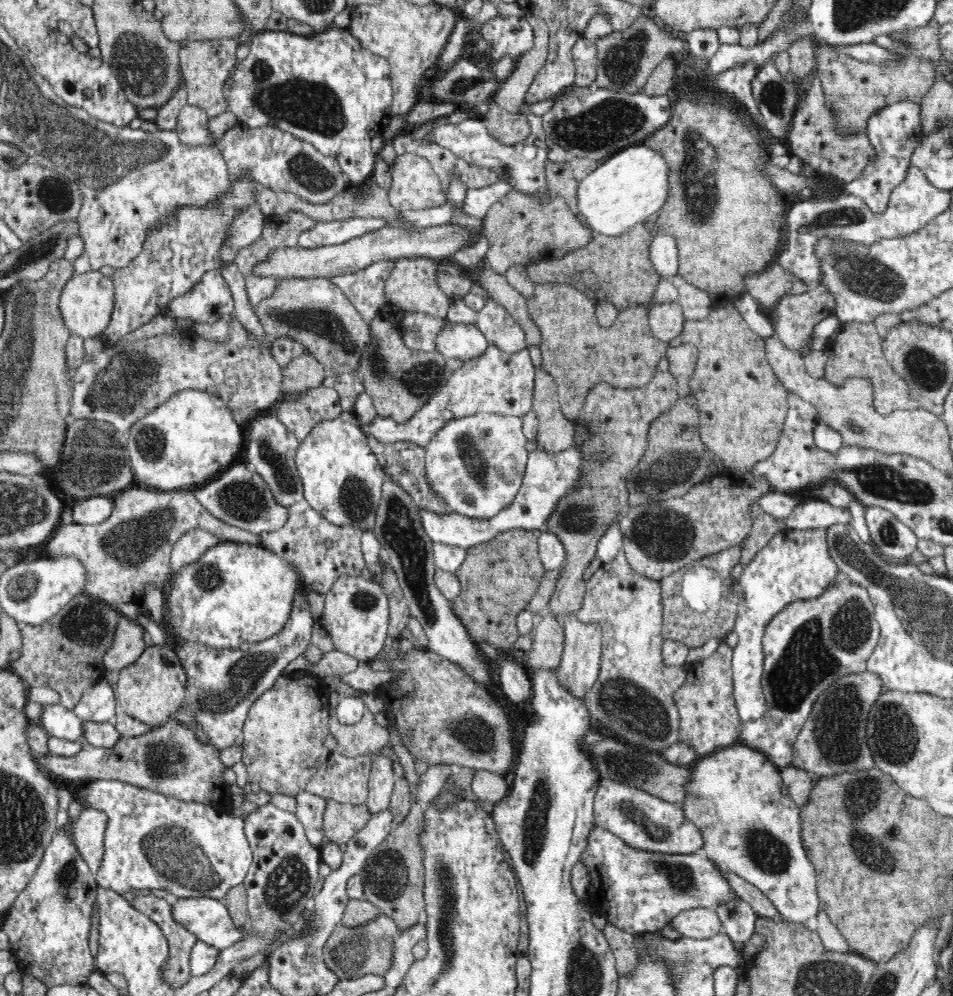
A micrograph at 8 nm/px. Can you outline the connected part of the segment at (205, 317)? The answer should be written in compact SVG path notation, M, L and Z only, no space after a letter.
M220 269L209 271L183 296L177 297L168 309L172 319L195 322L195 327L214 324L230 316L235 305L230 287L226 284Z

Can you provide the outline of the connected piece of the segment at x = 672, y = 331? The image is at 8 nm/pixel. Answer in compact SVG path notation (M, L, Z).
M678 302L658 303L649 307L649 325L653 335L670 343L683 329L684 314Z

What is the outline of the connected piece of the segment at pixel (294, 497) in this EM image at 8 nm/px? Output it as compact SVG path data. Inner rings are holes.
M274 408L260 411L256 416L242 424L244 430L243 454L247 464L258 471L268 487L272 489L272 495L288 509L296 502L304 500L303 482L300 473L295 466L295 452L299 446L299 440L289 432L287 426L278 420Z

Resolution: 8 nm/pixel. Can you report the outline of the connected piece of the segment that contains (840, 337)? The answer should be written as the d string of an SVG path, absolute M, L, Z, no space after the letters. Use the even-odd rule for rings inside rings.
M846 322L838 324L836 332L829 336L823 347L826 355L826 381L832 385L842 384L849 377L864 377L870 379L873 390L873 405L876 412L888 416L894 410L910 410L919 408L919 404L912 398L905 381L894 373L890 363L882 352L882 340L876 325L870 322Z

